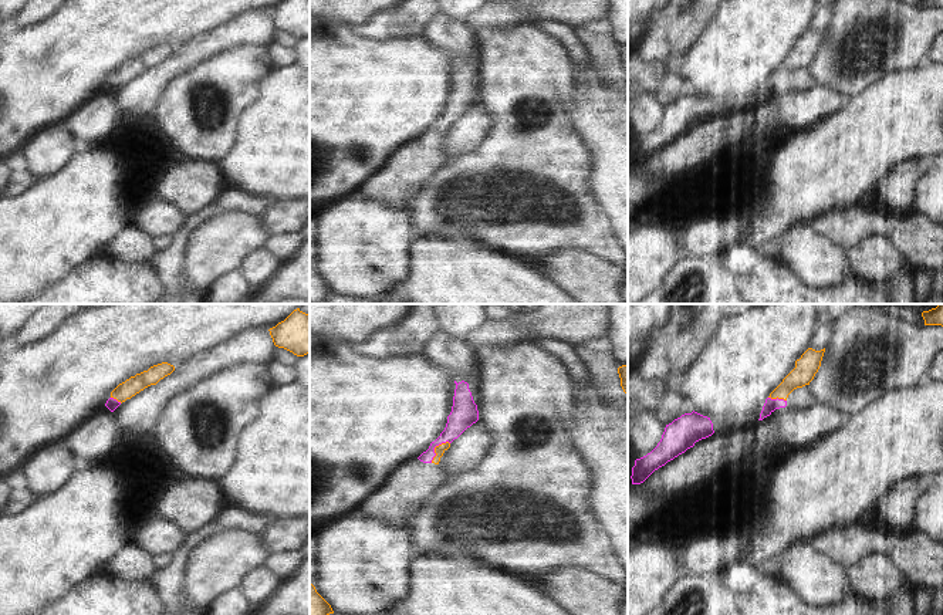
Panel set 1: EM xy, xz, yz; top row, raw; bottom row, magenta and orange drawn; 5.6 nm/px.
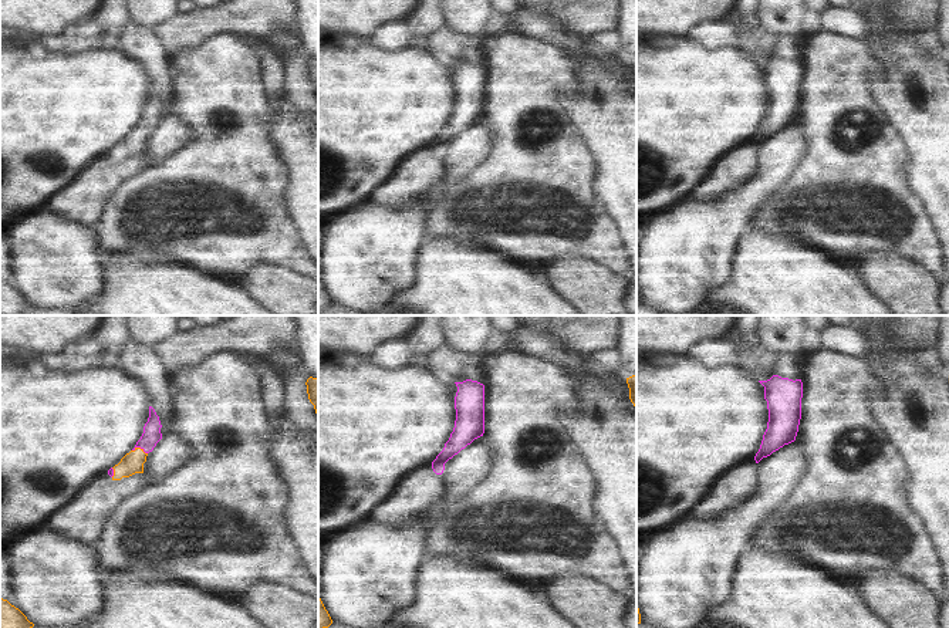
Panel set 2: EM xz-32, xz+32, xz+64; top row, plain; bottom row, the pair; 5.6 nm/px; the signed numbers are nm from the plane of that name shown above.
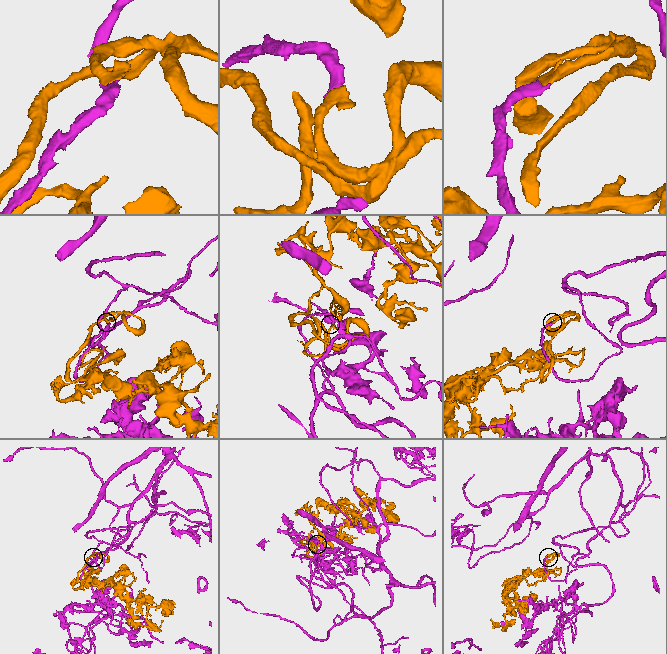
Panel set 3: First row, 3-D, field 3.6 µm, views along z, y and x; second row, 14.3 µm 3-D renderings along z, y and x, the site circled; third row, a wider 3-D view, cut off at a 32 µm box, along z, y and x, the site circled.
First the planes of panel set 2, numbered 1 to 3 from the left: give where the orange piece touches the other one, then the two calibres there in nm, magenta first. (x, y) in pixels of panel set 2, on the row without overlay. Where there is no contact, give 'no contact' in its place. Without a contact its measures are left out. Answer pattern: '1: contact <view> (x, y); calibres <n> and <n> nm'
1: contact xz-32 (139, 128); calibres 100 and 120 nm
2: no contact
3: no contact

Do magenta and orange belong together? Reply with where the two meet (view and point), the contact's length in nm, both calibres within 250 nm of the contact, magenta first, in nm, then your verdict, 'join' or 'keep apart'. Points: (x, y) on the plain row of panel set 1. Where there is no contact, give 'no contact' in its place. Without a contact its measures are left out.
contact xz (433, 131); length 160 nm; calibres 140 and 60 nm; join

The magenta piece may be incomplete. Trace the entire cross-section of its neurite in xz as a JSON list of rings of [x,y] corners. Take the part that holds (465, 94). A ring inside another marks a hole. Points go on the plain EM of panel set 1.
[[[456,64],[452,94],[447,98],[447,105],[440,118],[430,125],[429,131],[418,141],[423,145],[439,146],[443,135],[450,129],[450,125],[457,121],[467,109],[479,102],[477,87],[473,82],[469,65]]]

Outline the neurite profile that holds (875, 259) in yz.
[[[882,234],[866,236],[846,256],[852,273],[868,283],[889,280],[903,261],[890,239]]]

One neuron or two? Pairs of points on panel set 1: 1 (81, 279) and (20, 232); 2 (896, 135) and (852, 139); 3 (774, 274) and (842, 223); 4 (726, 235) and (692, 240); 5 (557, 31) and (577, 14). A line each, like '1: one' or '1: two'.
1: two
2: one
3: two
4: one
5: two

